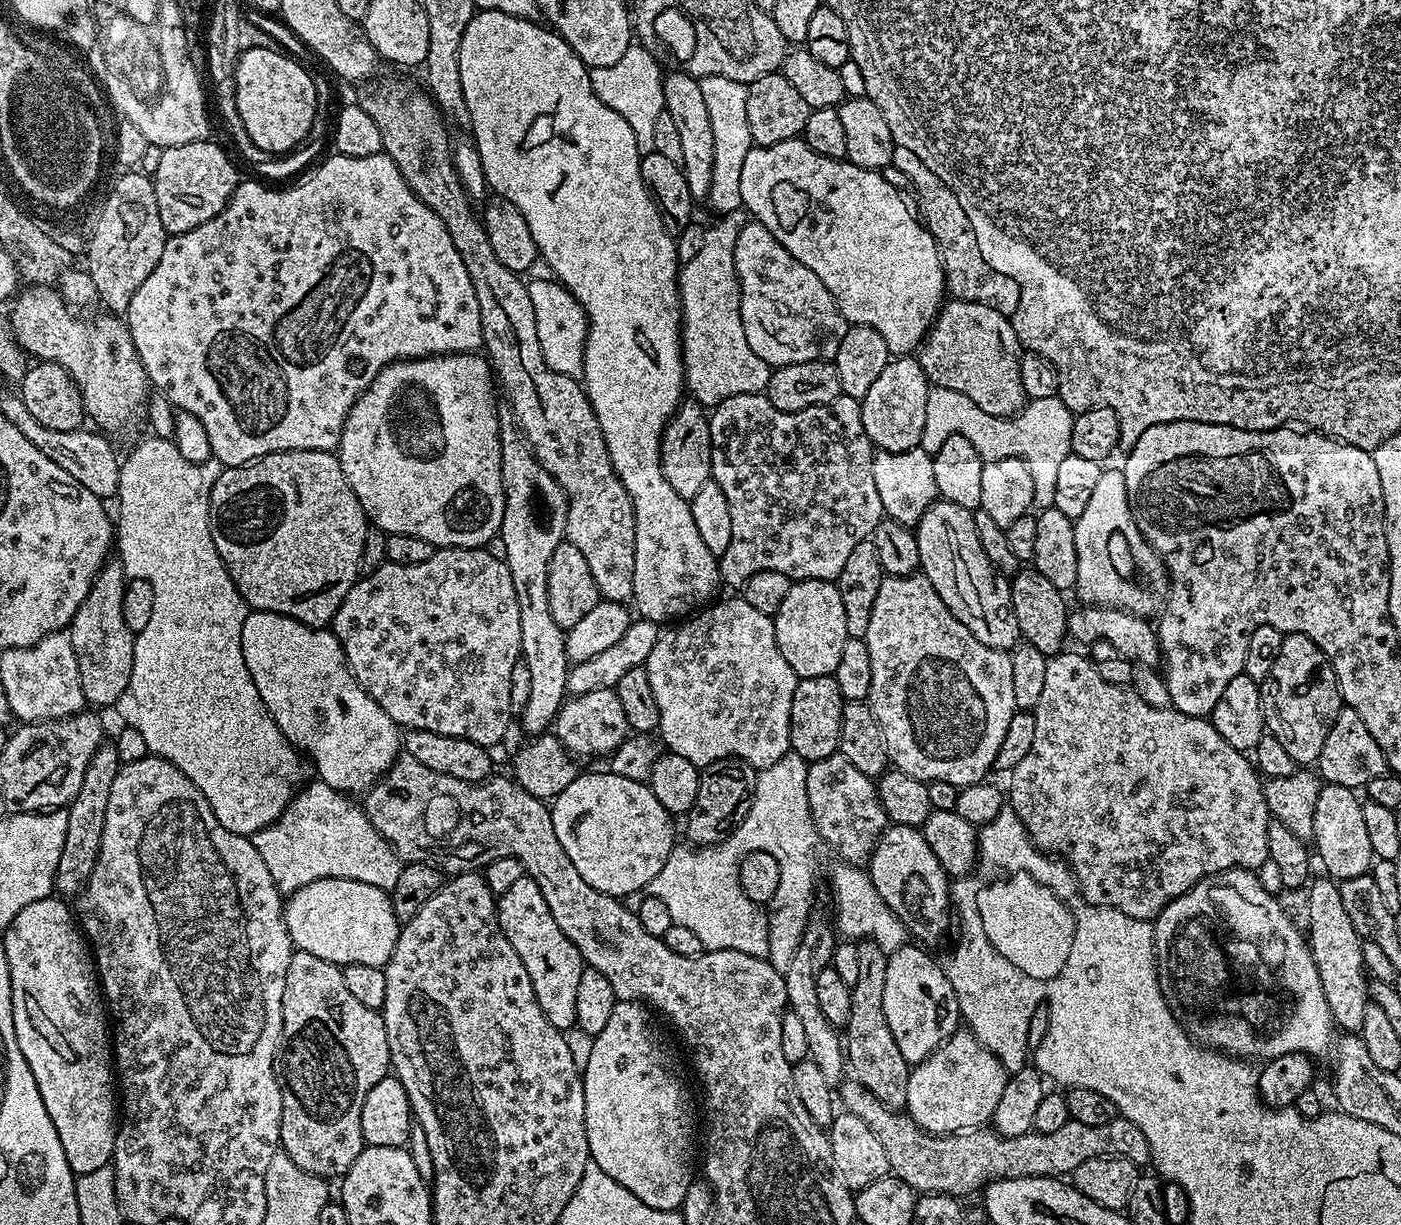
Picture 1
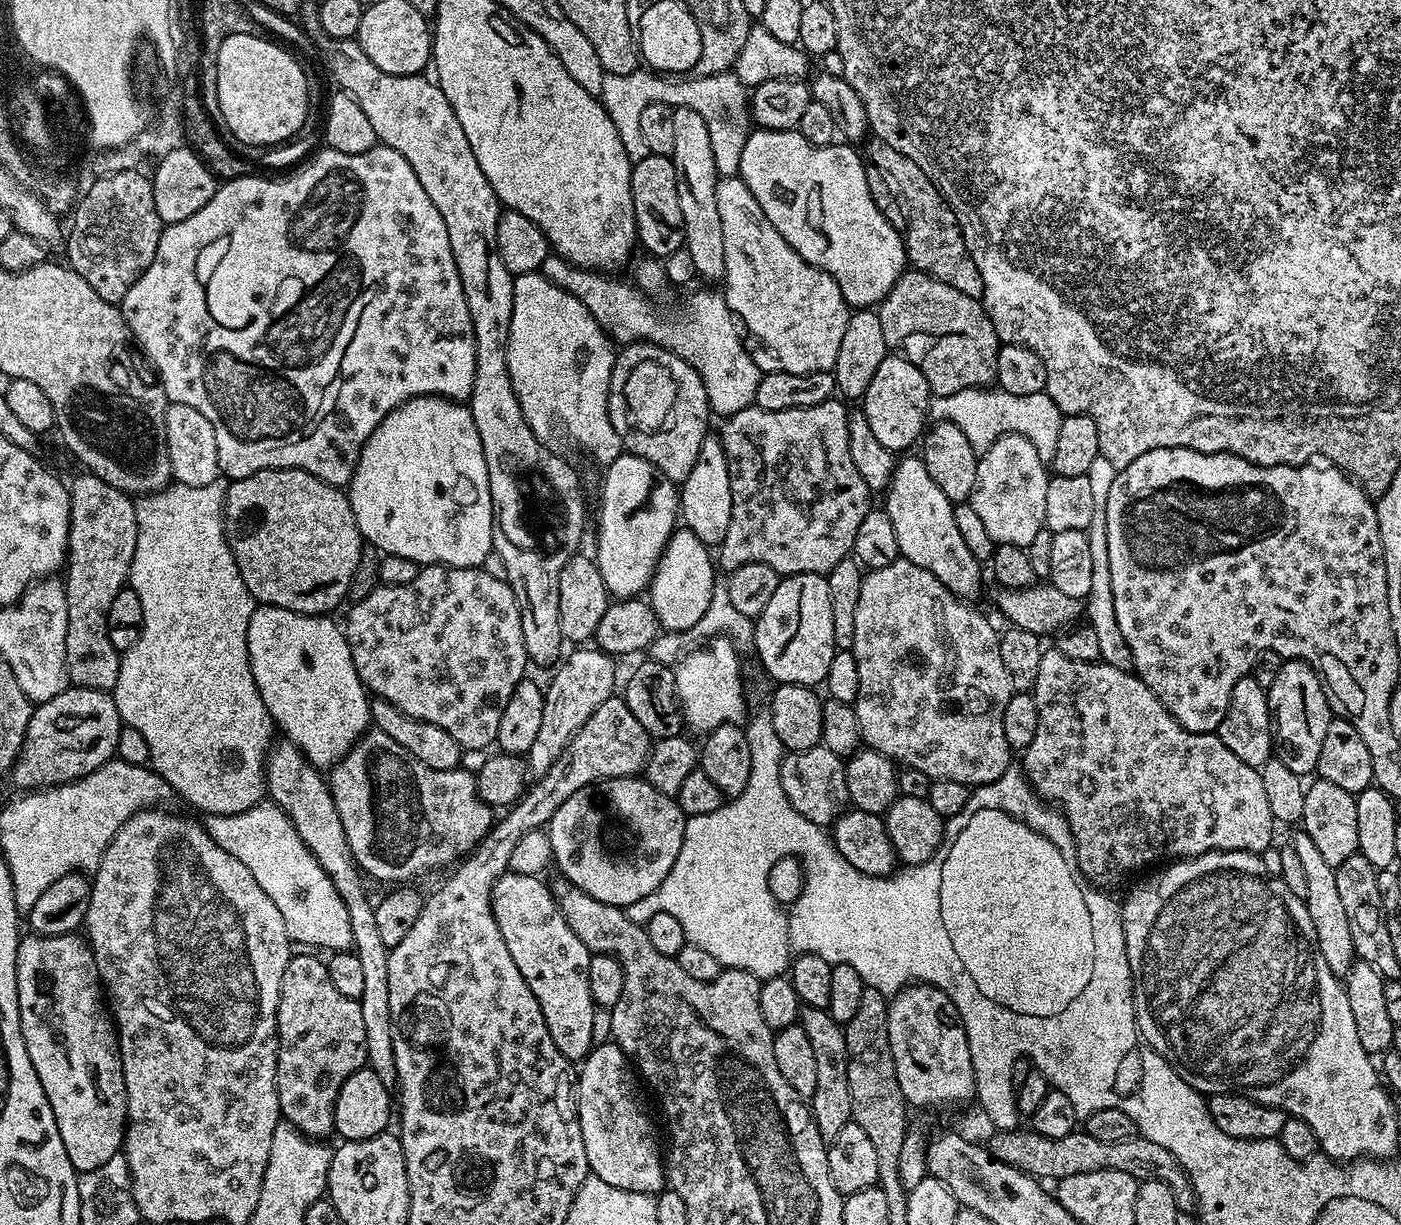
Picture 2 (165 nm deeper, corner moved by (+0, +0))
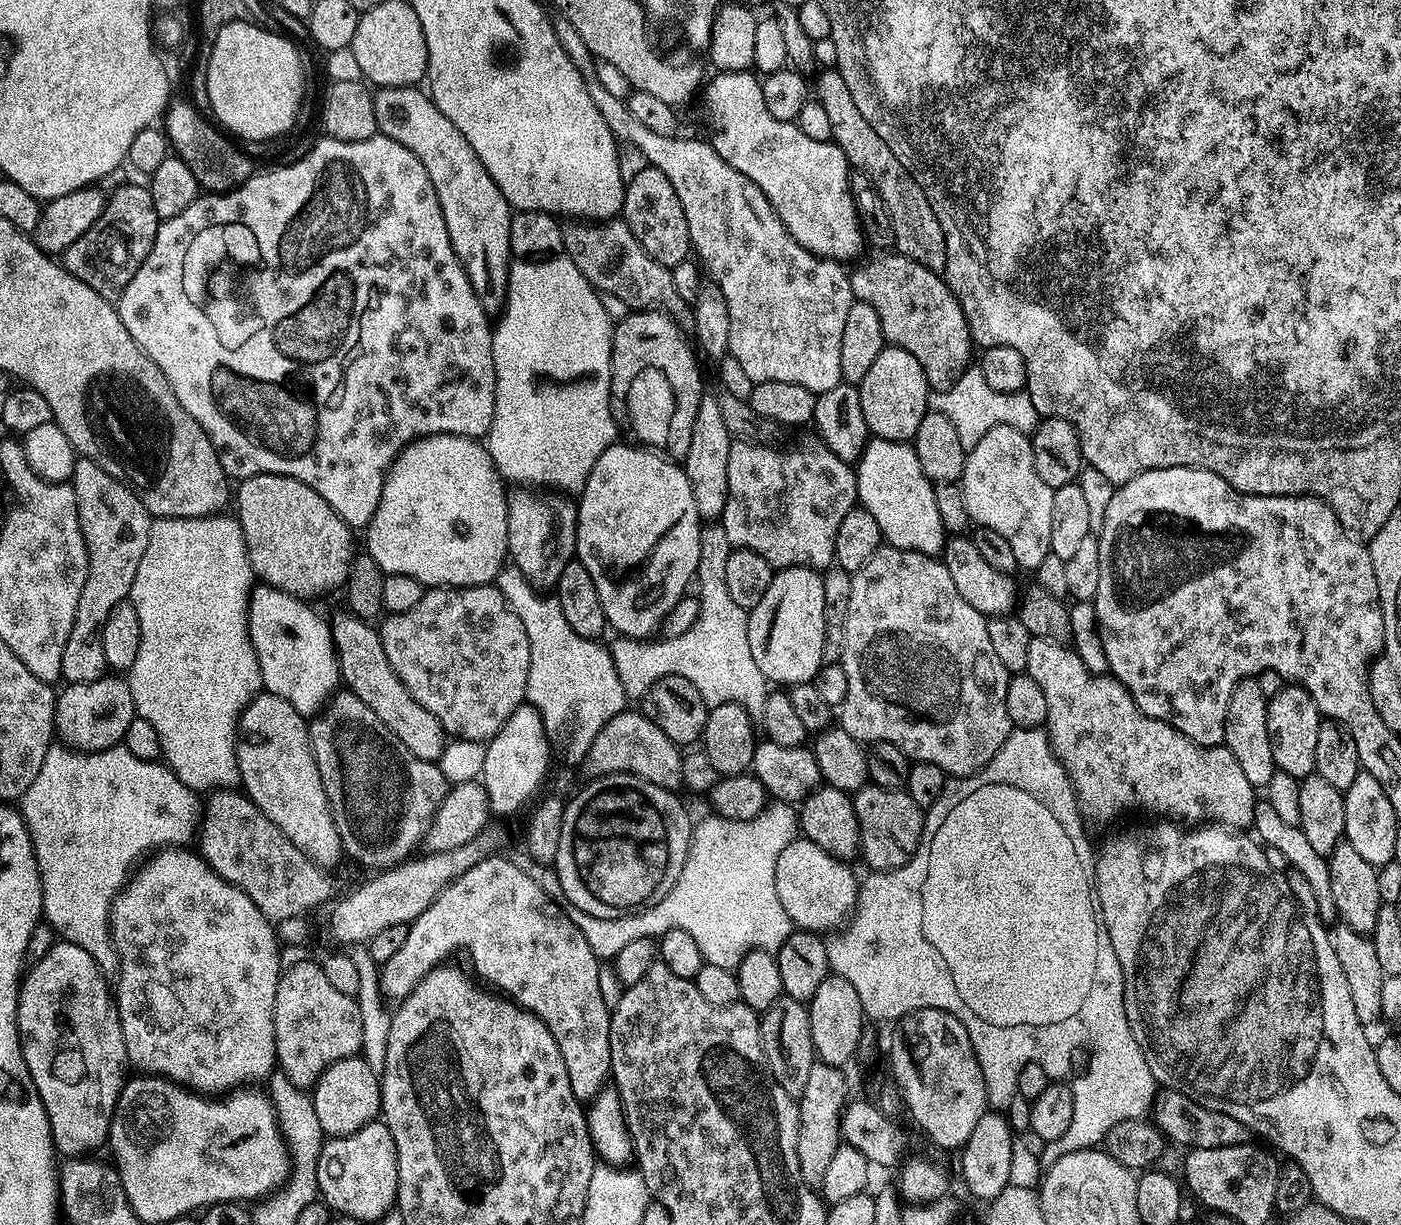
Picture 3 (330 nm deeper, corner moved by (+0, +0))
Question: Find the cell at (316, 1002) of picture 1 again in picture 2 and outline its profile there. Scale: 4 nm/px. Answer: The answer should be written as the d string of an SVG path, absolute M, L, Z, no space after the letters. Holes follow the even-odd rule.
M289 955L278 998L276 1039L276 1089L281 1117L306 1136L331 1137L338 1090L350 1074L367 1065L368 1055L360 1001L346 998L334 987L323 959Z

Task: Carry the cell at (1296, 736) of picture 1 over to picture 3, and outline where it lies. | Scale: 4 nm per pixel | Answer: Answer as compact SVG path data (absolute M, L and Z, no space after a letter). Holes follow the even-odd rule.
M1285 683L1268 702L1266 736L1270 741L1270 759L1279 771L1297 778L1313 775L1318 764L1322 717L1314 698L1299 684Z

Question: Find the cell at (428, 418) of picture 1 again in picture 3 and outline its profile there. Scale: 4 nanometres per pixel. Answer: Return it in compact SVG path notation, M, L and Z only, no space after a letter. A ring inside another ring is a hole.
M433 432L425 434L418 440L407 444L403 450L395 453L384 474L382 494L378 498L378 506L370 518L366 535L368 535L367 555L378 562L378 566L386 574L406 574L406 578L414 578L420 584L433 588L469 588L492 584L501 568L505 567L508 555L508 499L506 497L505 481L492 461L487 447L479 439L470 436L459 436L449 432Z

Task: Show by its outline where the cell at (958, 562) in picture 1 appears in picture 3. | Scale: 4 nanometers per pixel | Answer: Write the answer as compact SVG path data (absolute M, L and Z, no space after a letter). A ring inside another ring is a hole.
M869 439L862 459L855 465L856 495L859 503L878 522L880 535L891 547L921 552L927 556L939 557L944 551L946 533L942 514L938 514L938 498L933 481L922 470L922 462L918 462L918 454L911 443L903 440Z

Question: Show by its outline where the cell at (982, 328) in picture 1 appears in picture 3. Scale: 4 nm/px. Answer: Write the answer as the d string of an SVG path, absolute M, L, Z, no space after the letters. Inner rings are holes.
M880 254L873 264L868 264L864 272L851 277L852 295L856 300L866 302L878 310L878 318L882 321L882 334L889 345L904 348L924 368L929 389L948 388L963 372L967 372L972 360L974 341L968 322L964 317L958 298L948 289L948 281L938 272L932 272L926 266L914 262L908 256L899 254Z

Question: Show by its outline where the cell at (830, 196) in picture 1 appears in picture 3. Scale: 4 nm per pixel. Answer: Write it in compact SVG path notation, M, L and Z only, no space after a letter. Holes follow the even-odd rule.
M717 71L715 75L712 81L707 81L702 92L704 108L708 111L708 124L712 127L710 143L713 150L726 163L734 166L738 174L746 174L750 182L760 187L786 230L790 230L792 237L803 248L826 260L849 262L854 259L866 245L866 233L860 222L856 200L852 196L850 165L844 157L844 151L834 142L814 142L814 138L806 138L806 134L802 134L800 127L793 121L774 118L774 114L766 110L762 83L752 77L751 71Z

